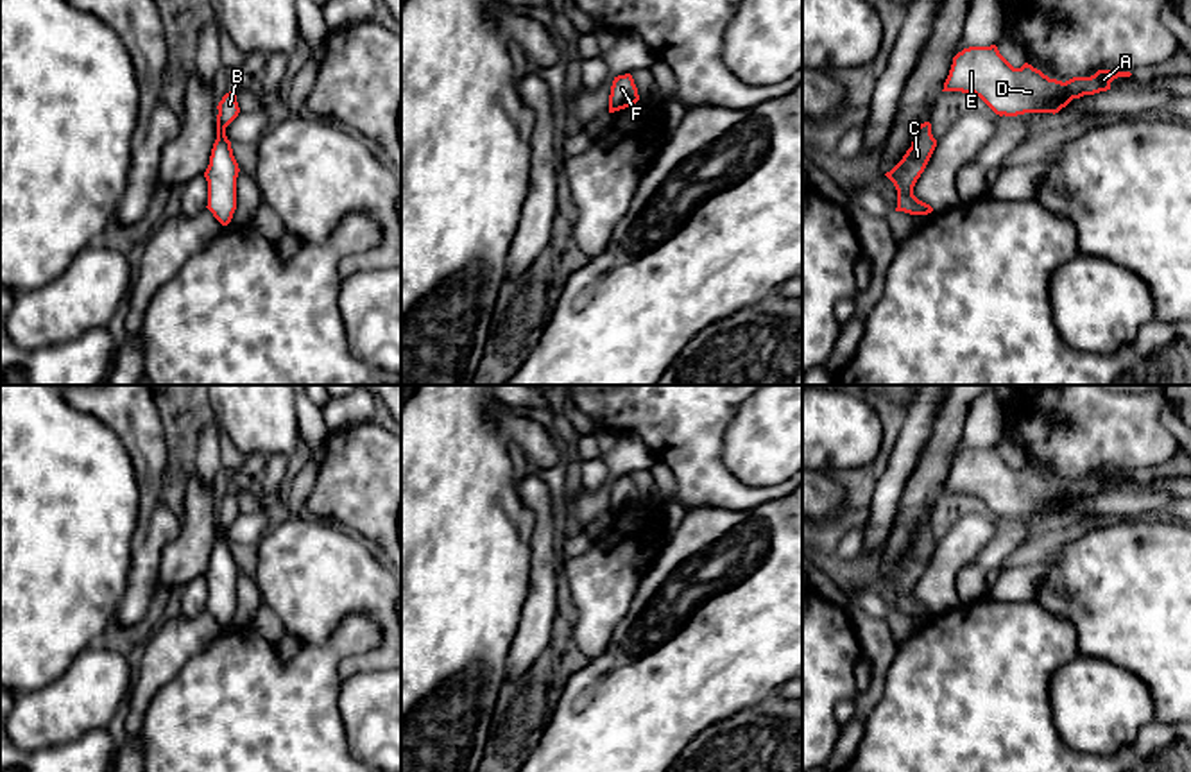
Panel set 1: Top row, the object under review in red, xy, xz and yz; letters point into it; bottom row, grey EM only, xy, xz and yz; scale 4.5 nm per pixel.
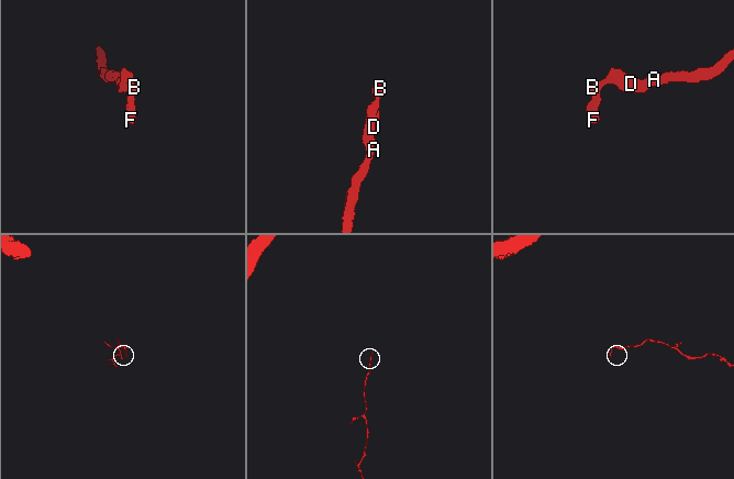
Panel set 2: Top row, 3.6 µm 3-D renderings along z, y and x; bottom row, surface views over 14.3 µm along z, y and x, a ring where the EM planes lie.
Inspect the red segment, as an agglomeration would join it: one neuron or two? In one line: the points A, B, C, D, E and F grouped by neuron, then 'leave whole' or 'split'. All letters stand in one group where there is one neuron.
groups A B C D E F; leave whole

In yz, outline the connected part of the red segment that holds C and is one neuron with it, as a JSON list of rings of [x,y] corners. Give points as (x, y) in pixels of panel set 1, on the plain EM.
[[[924,523],[917,528],[912,548],[906,552],[903,561],[885,577],[894,584],[897,591],[895,613],[910,616],[928,616],[933,609],[913,596],[913,588],[924,573],[937,541],[931,536],[931,525]]]

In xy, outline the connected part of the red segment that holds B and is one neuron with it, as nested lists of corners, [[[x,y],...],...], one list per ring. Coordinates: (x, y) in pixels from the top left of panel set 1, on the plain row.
[[[226,494],[217,507],[217,541],[211,550],[210,566],[204,573],[208,582],[208,611],[213,618],[227,627],[236,611],[236,579],[238,564],[233,557],[226,528],[238,518],[240,509],[235,494]]]

